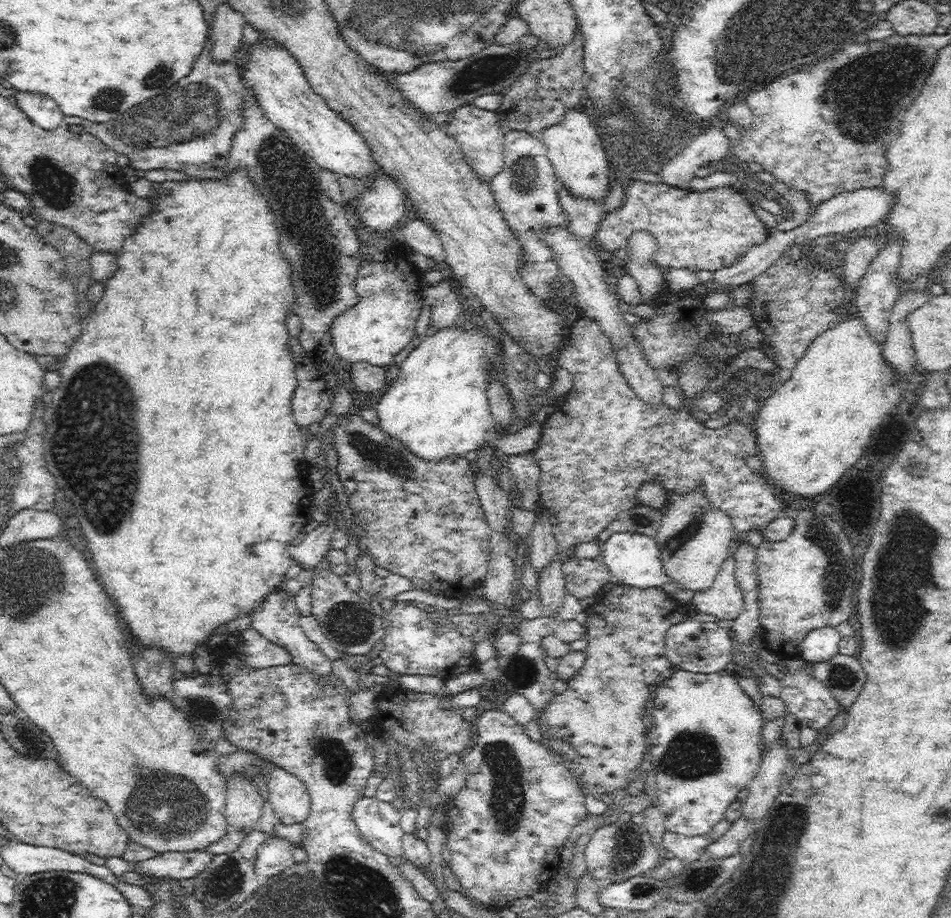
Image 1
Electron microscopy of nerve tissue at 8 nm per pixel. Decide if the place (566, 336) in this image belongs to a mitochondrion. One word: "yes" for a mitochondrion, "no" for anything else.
no

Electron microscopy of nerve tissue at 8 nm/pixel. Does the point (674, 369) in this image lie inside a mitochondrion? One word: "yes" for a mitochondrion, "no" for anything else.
no

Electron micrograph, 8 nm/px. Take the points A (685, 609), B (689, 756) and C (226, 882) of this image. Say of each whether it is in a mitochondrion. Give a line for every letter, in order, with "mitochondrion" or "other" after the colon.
A: other
B: mitochondrion
C: mitochondrion

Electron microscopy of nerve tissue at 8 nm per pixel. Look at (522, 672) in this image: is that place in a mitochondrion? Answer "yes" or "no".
yes

